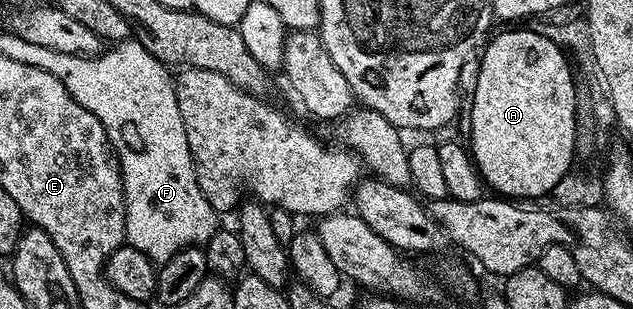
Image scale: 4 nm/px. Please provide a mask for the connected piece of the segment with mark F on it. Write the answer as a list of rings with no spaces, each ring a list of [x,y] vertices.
[[[132,40],[130,45],[131,49],[123,49],[127,47],[112,48],[115,50],[111,54],[108,52],[98,59],[72,57],[69,53],[52,53],[47,51],[42,54],[44,57],[36,56],[33,64],[45,71],[49,71],[53,75],[57,75],[57,79],[61,79],[65,83],[69,95],[73,95],[73,99],[77,99],[77,103],[81,103],[81,107],[85,107],[87,111],[93,111],[93,115],[97,115],[97,119],[101,119],[101,127],[105,127],[108,142],[113,143],[114,152],[117,154],[117,163],[123,175],[123,194],[127,204],[127,218],[125,219],[126,244],[133,246],[137,251],[147,249],[147,257],[150,261],[162,263],[169,260],[178,249],[194,243],[206,242],[208,237],[213,236],[217,228],[217,222],[215,222],[217,214],[214,207],[207,202],[201,187],[195,181],[195,160],[191,158],[191,152],[189,151],[189,139],[185,135],[185,123],[181,123],[181,107],[177,107],[177,95],[175,94],[171,97],[171,94],[175,92],[175,82],[172,74],[167,74],[168,66],[160,61],[158,57],[154,57],[144,47],[142,40]]]

